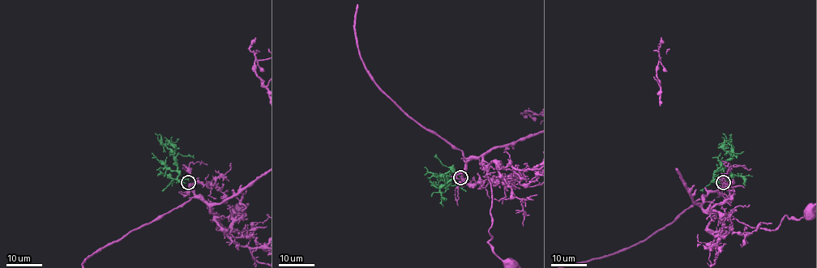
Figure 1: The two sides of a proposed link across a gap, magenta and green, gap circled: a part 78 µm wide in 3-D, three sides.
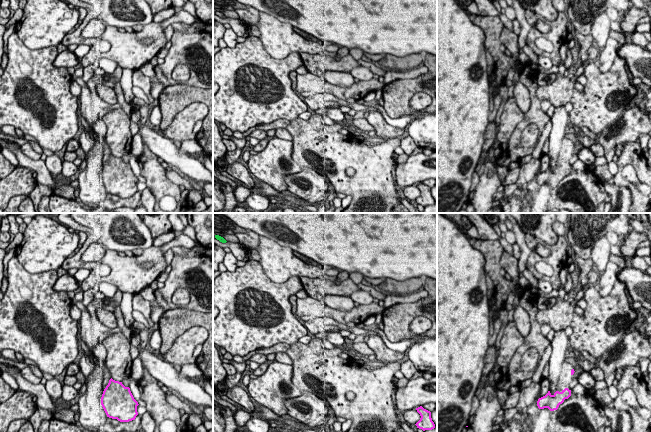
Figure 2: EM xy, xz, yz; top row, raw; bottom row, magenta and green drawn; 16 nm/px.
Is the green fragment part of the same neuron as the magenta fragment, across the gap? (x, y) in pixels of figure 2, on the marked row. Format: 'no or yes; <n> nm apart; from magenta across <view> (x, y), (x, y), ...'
yes; 4050 nm apart; from magenta across xz (416, 408), (226, 241)

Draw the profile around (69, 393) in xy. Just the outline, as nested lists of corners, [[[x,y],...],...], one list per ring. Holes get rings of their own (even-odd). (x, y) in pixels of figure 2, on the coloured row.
[[[62,385],[62,395],[61,398],[66,403],[70,403],[75,397],[77,396],[78,391],[73,387],[69,385]]]

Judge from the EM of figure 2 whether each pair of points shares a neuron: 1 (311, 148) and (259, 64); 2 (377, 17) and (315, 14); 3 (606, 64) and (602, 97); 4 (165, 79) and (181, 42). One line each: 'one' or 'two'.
1: two
2: one
3: two
4: one

